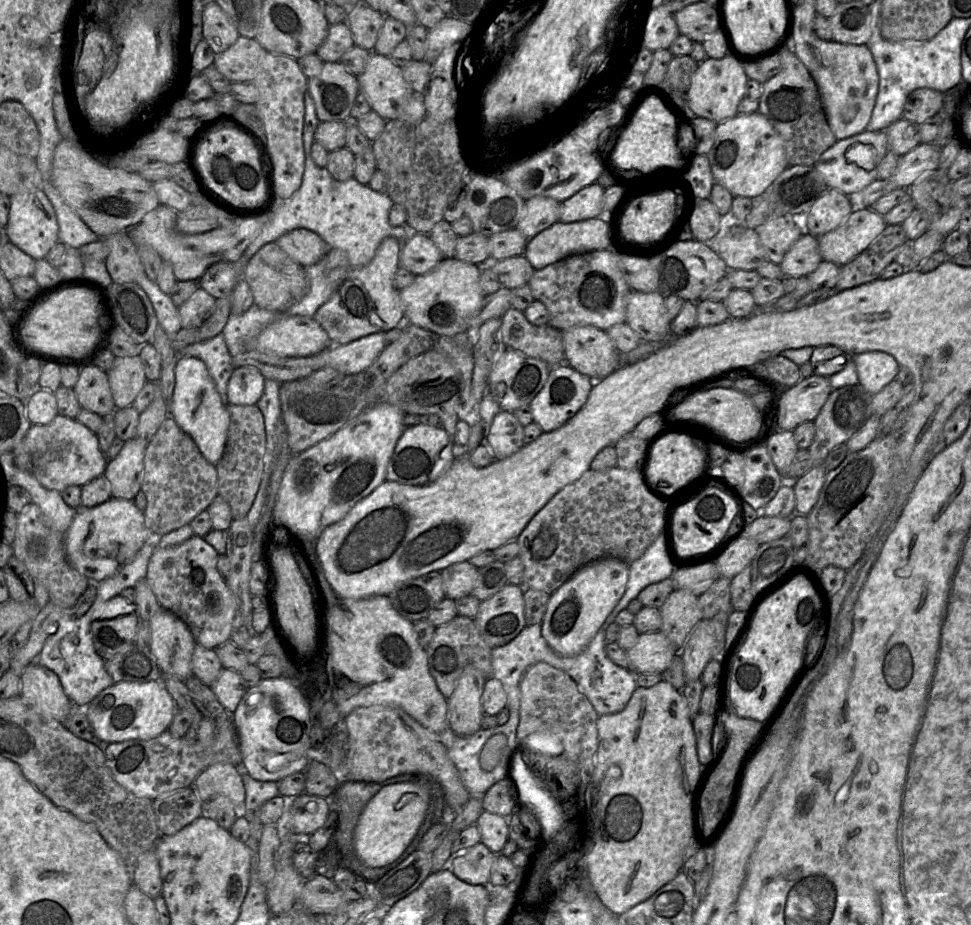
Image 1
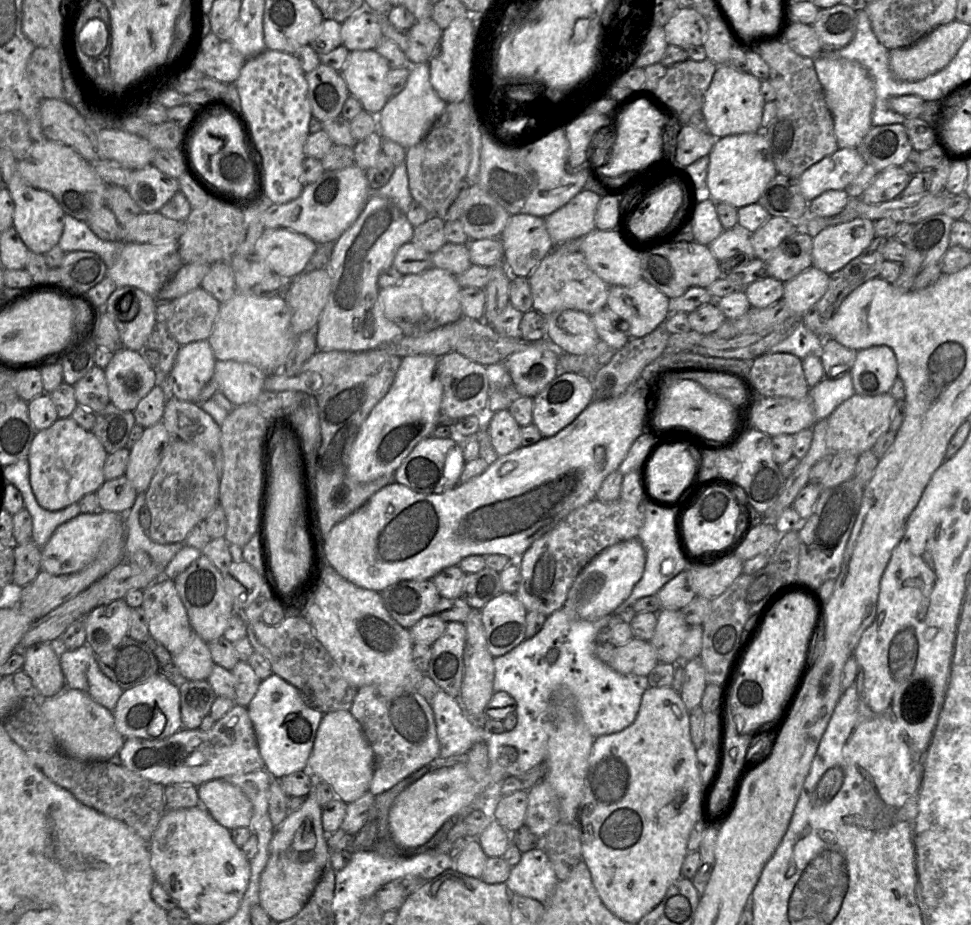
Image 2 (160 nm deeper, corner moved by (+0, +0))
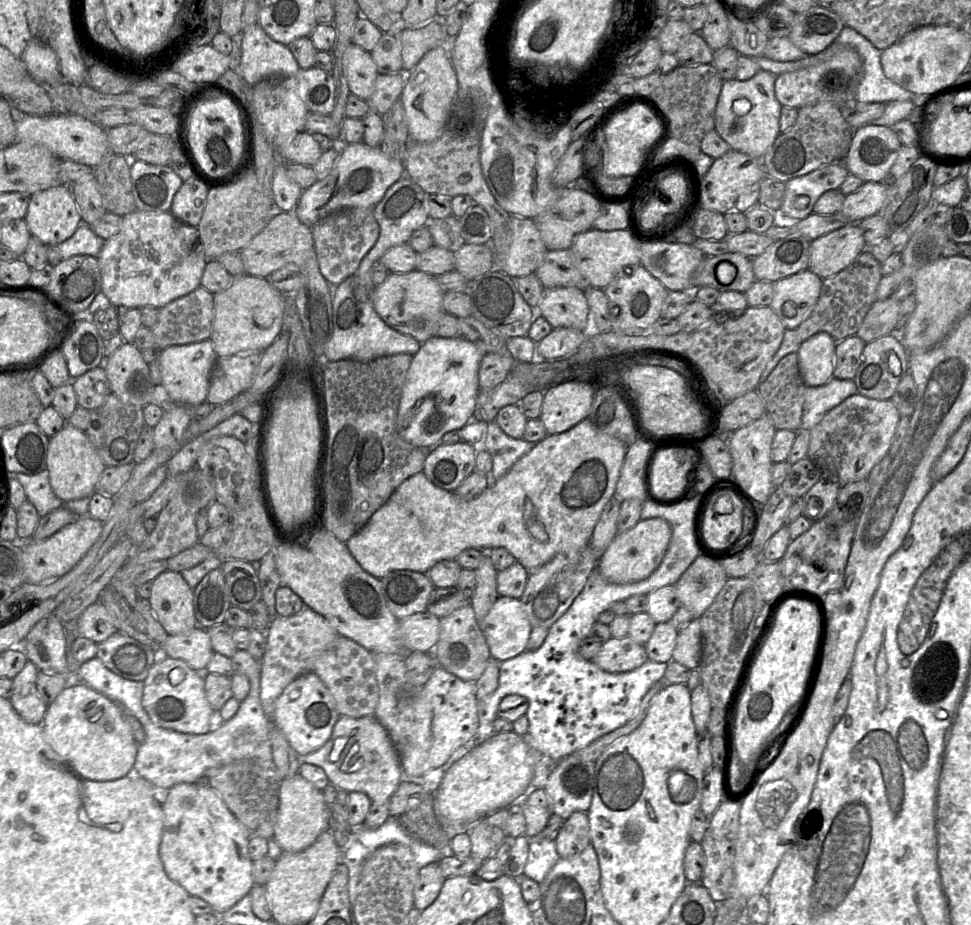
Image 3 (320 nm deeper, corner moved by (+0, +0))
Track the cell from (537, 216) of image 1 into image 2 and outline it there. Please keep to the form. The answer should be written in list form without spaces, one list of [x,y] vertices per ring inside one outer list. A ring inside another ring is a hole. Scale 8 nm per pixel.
[[[530,214],[510,215],[499,238],[504,246],[504,264],[511,276],[529,277],[554,249],[545,219]]]

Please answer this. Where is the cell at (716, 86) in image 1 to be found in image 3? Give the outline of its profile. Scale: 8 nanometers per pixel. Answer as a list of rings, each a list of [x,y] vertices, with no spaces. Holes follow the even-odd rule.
[[[760,70],[749,80],[723,82],[715,109],[715,130],[731,149],[762,159],[780,134],[779,121],[782,105],[775,96],[776,76]]]

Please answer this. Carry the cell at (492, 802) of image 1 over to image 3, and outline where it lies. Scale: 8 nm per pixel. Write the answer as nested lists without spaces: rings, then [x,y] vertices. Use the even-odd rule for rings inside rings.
[[[544,789],[534,790],[521,806],[521,811],[526,821],[525,837],[529,839],[530,843],[530,839],[534,839],[539,835],[540,832],[542,832],[542,830],[547,825],[550,816],[552,815],[549,800],[547,798],[545,790]]]

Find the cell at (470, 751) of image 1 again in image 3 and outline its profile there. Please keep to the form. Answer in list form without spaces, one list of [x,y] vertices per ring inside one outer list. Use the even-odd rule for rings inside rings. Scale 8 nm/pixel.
[[[439,666],[435,667],[423,688],[433,712],[432,745],[426,761],[426,771],[429,771],[444,765],[459,747],[477,741],[479,702],[475,682],[463,681]]]

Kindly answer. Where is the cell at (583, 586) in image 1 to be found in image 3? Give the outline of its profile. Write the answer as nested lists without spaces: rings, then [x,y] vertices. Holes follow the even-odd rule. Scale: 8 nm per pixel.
[[[662,518],[640,520],[634,527],[616,535],[604,553],[598,558],[597,569],[612,583],[631,583],[648,578],[660,565],[668,549],[672,530]]]

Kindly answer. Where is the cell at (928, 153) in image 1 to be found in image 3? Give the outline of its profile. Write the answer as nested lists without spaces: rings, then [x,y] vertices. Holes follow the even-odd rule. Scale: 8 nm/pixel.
[[[864,182],[858,190],[846,196],[840,213],[850,224],[857,224],[867,217],[878,214],[886,195],[887,186],[882,182]]]

